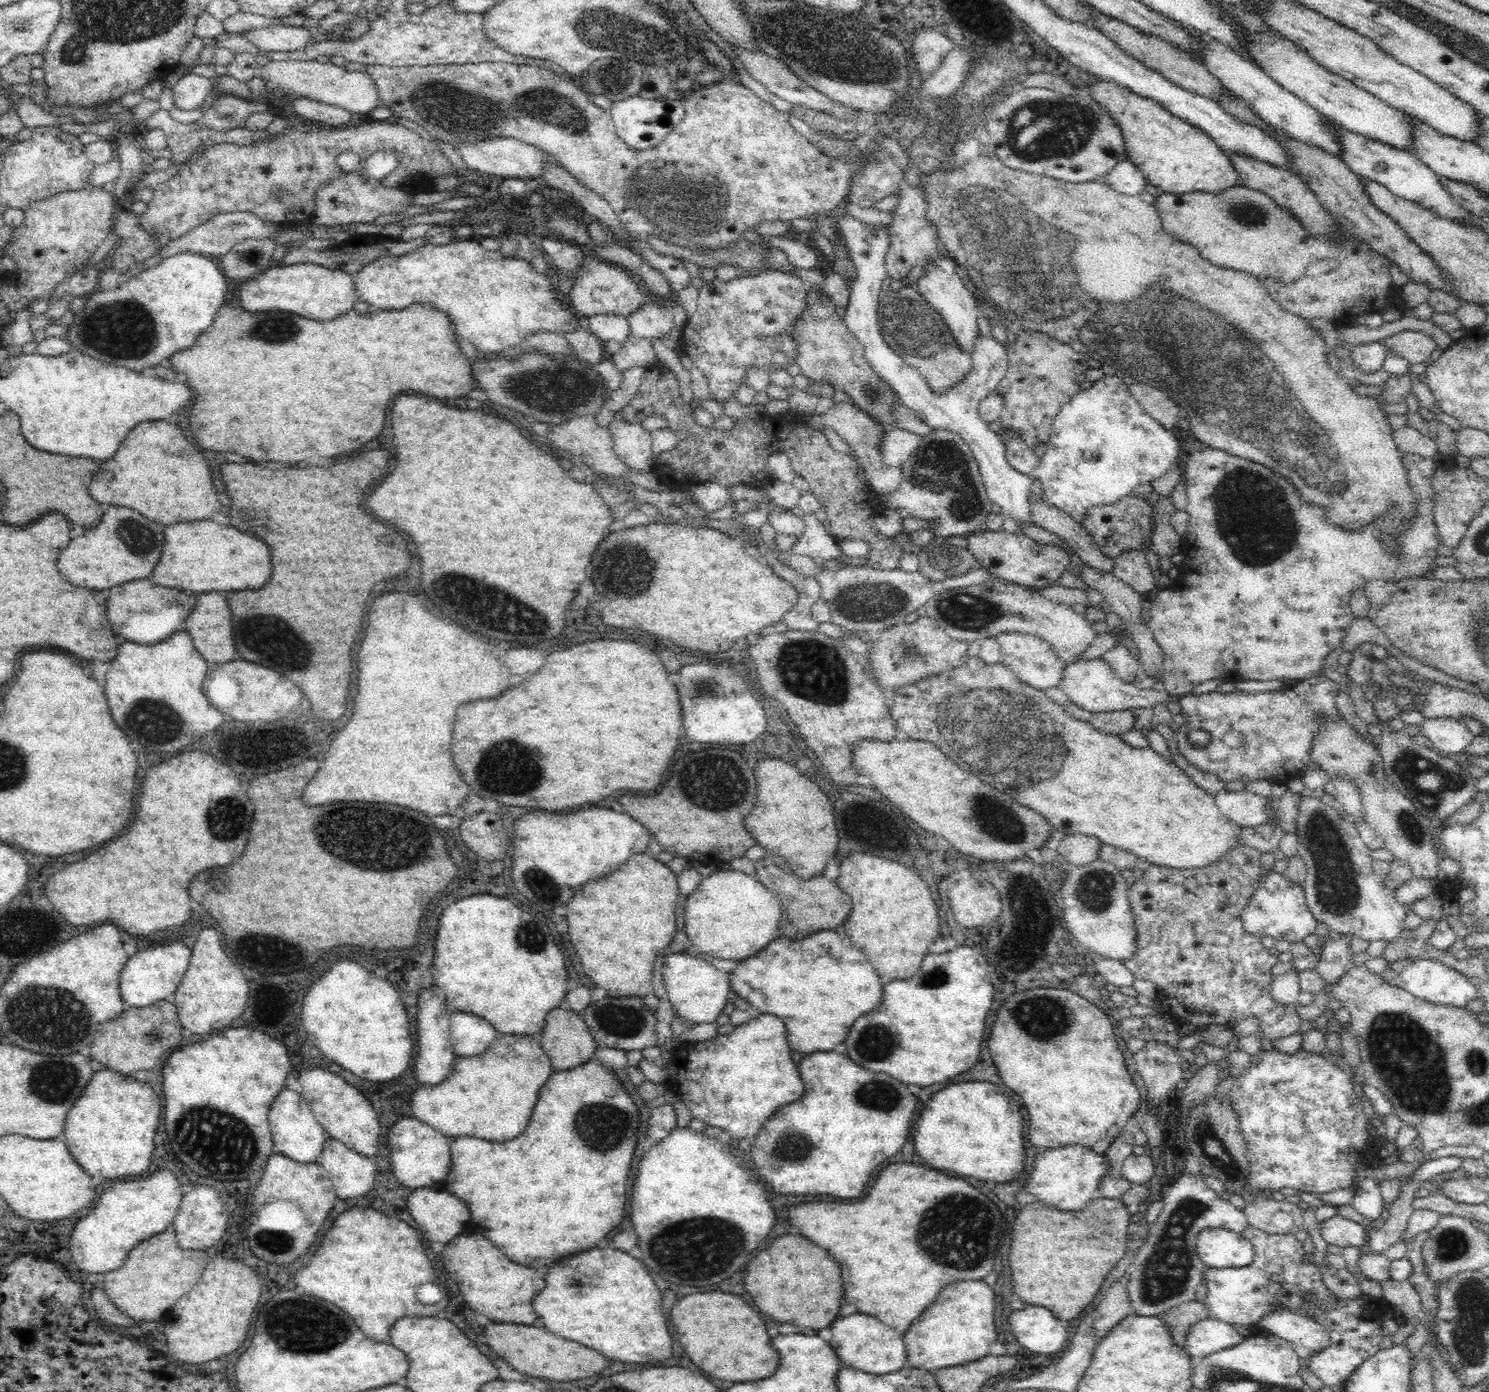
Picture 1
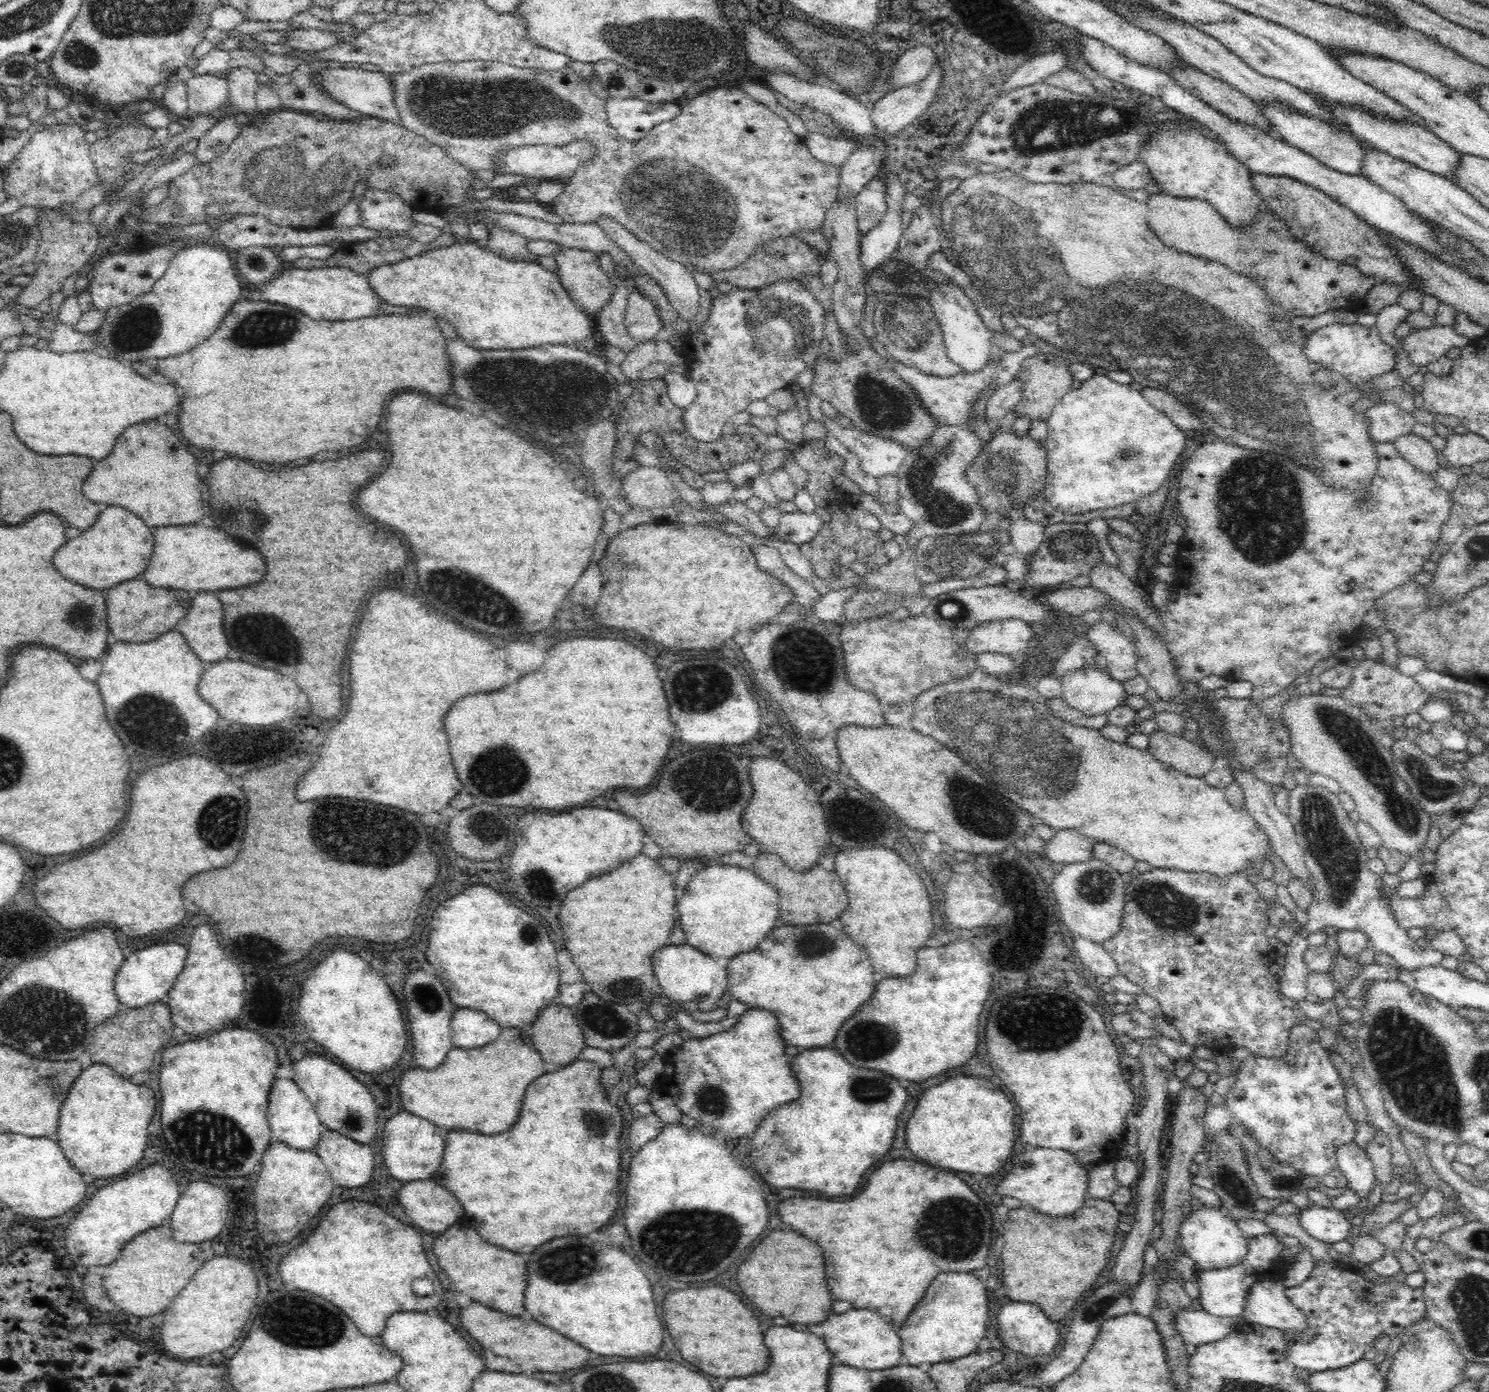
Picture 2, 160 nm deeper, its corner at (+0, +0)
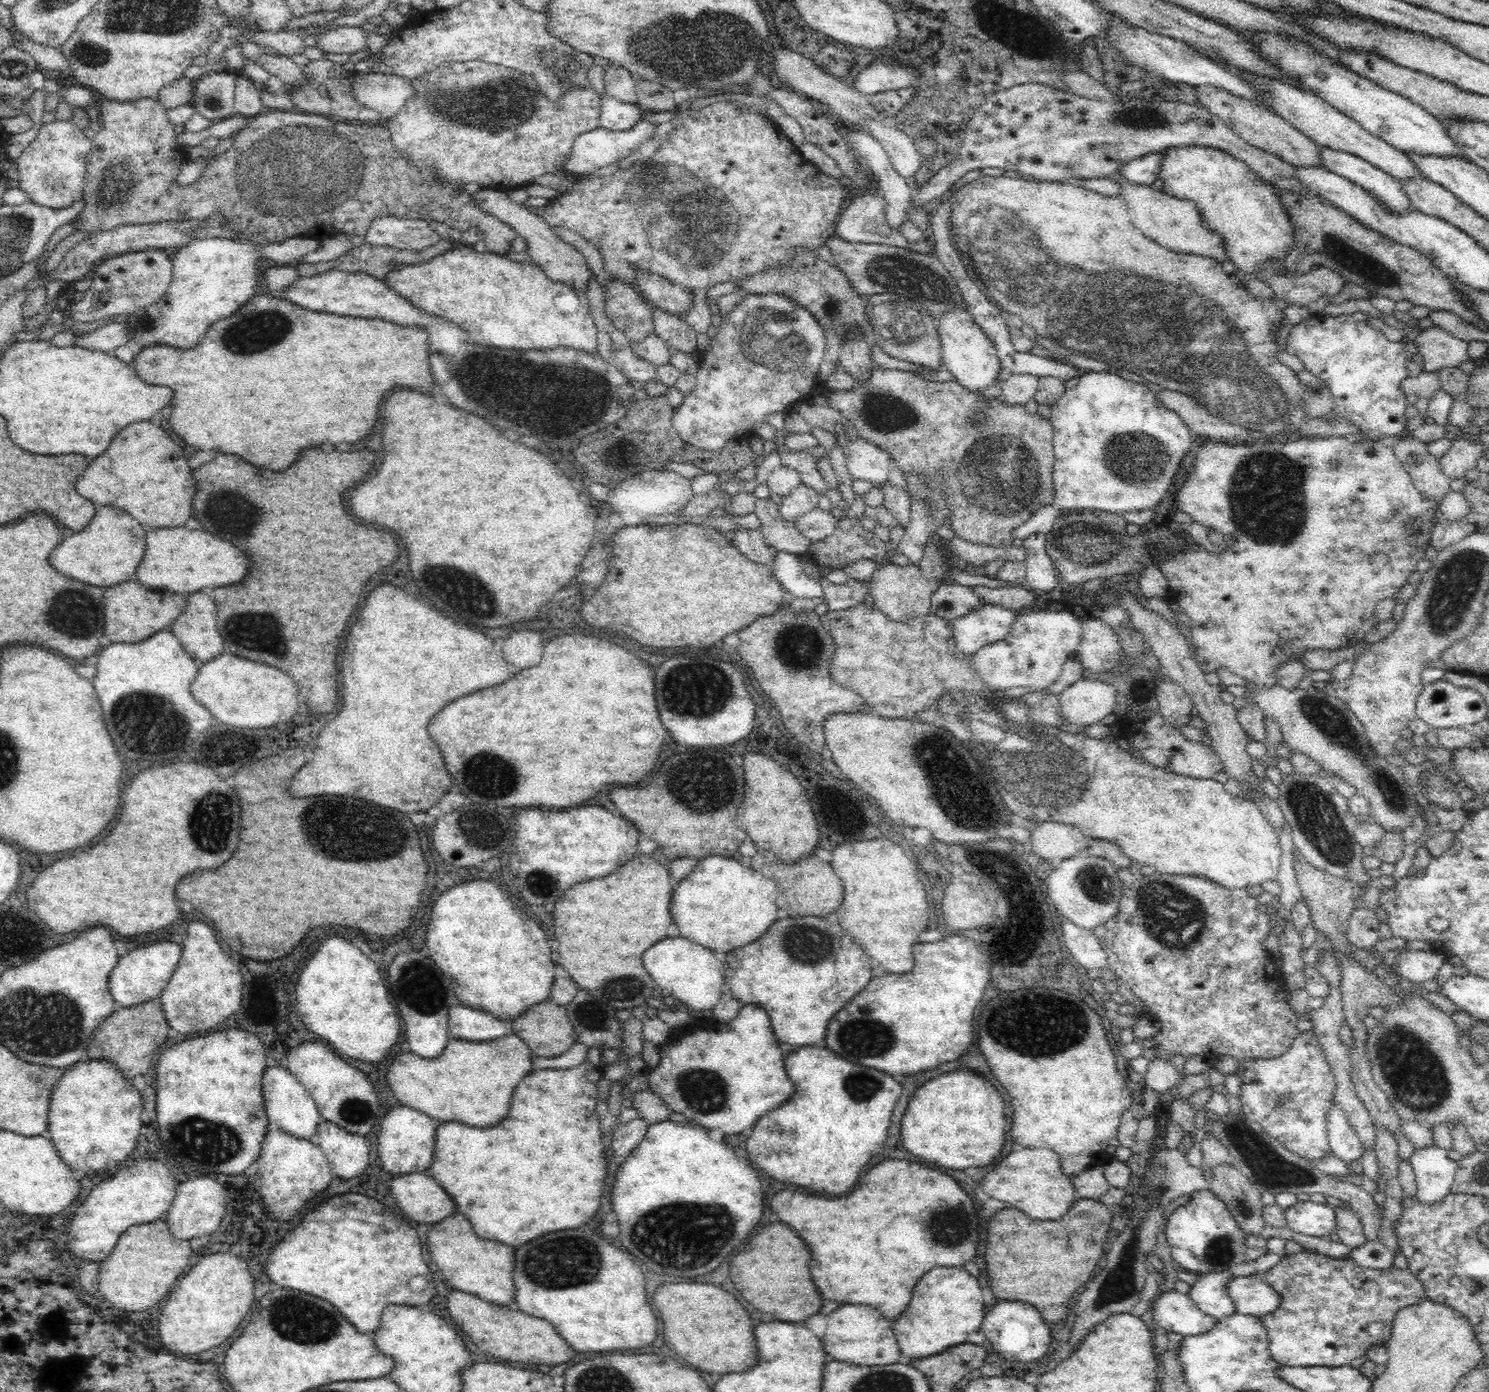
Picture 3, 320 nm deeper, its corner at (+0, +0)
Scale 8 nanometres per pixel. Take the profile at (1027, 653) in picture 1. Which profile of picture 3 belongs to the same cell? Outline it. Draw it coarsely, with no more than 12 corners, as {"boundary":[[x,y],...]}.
{"boundary":[[983,603],[950,622],[960,654],[1010,634],[1016,611]]}

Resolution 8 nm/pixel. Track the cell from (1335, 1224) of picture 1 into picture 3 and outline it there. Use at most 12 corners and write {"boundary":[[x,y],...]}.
{"boundary":[[1299,1200],[1284,1208],[1292,1231],[1327,1238],[1336,1228],[1328,1204]]}

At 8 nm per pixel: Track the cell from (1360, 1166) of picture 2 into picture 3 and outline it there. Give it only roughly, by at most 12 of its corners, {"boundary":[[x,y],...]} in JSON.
{"boundary":[[1326,1108],[1329,1148],[1340,1160],[1359,1160],[1362,1142],[1345,1112]]}

